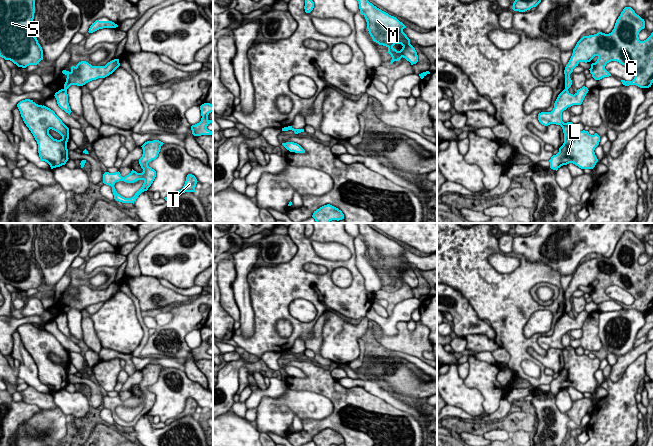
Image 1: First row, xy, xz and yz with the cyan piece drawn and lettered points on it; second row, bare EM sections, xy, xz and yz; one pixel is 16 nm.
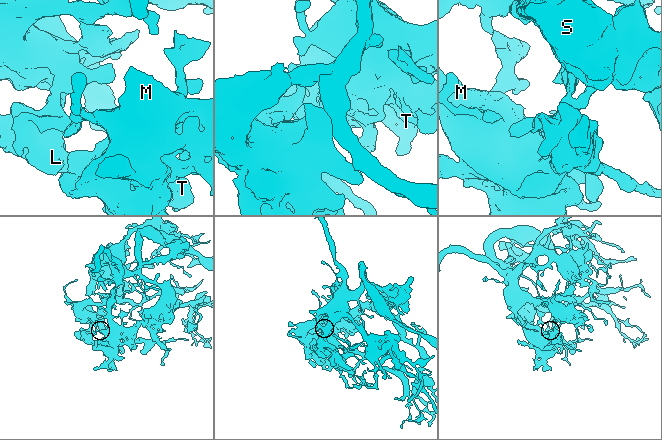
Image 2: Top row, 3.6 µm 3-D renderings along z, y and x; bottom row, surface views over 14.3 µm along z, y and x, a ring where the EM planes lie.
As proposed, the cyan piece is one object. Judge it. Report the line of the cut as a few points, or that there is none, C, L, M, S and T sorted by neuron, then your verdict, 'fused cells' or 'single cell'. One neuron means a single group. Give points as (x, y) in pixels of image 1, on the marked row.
cut in xy along (64, 88), (66, 89); C M S T / L; fused cells

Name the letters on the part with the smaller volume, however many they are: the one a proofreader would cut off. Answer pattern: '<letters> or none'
L

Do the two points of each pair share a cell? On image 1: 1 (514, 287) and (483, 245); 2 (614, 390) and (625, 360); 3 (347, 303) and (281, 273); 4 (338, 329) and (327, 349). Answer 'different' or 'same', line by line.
1: same
2: different
3: same
4: same

